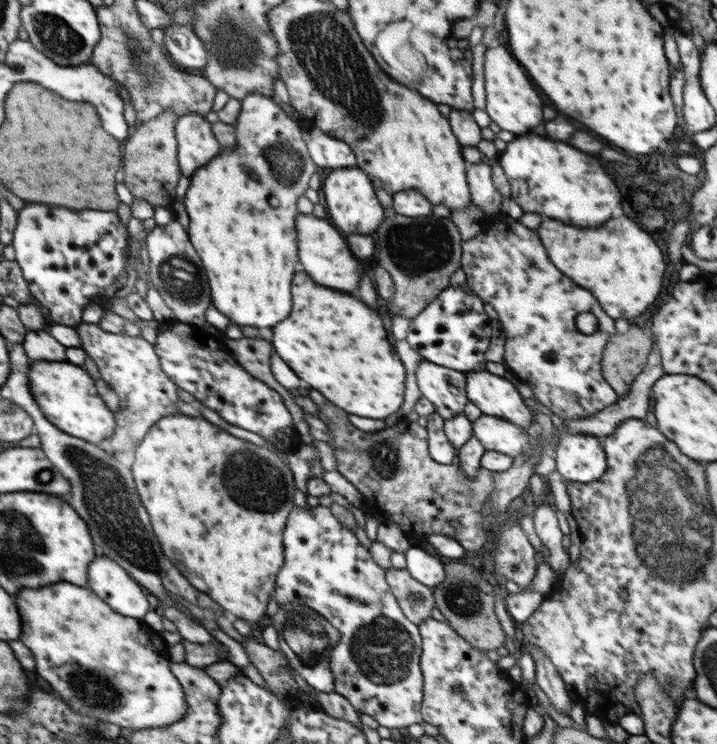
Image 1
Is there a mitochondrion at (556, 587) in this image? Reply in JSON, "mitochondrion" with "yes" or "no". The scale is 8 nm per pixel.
{"mitochondrion":"no"}

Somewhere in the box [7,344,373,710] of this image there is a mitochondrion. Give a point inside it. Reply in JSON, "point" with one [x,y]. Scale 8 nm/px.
{"point":[105,496]}

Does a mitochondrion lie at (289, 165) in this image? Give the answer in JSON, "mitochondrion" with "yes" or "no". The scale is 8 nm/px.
{"mitochondrion":"yes"}

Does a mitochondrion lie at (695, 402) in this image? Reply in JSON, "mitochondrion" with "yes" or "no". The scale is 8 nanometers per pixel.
{"mitochondrion":"no"}

